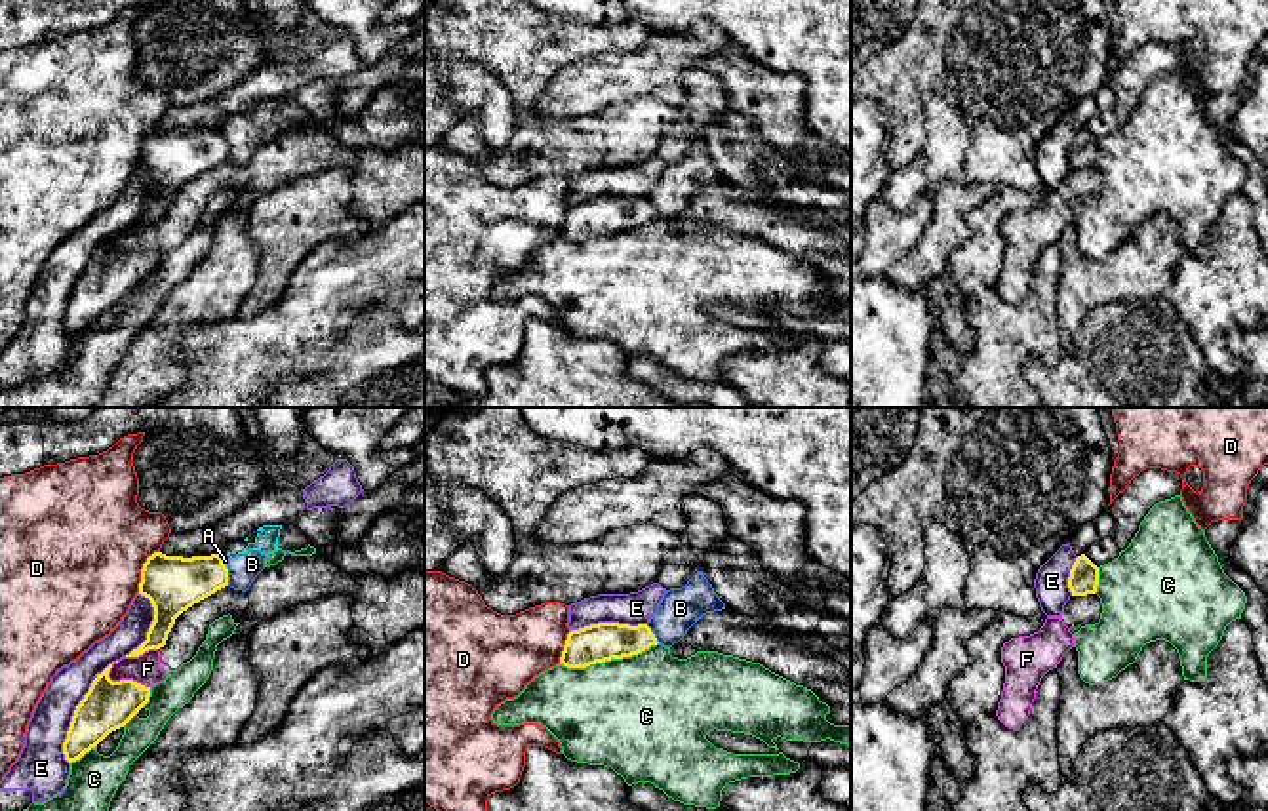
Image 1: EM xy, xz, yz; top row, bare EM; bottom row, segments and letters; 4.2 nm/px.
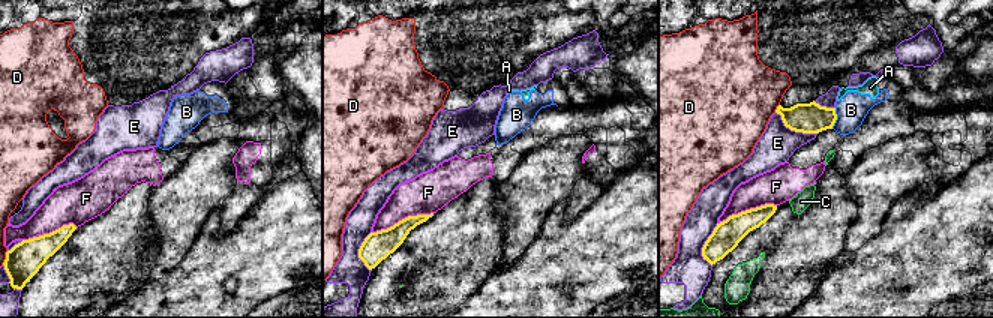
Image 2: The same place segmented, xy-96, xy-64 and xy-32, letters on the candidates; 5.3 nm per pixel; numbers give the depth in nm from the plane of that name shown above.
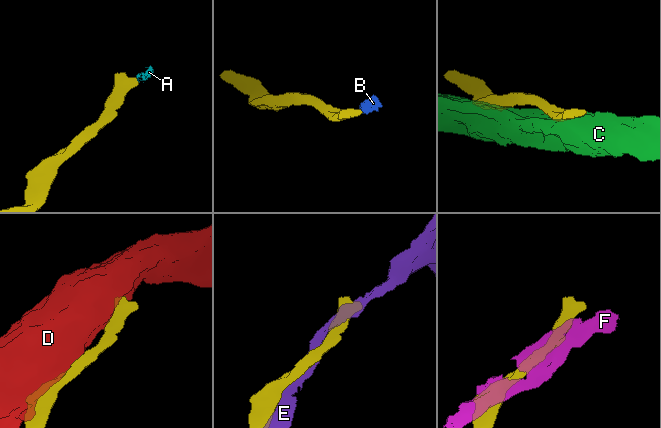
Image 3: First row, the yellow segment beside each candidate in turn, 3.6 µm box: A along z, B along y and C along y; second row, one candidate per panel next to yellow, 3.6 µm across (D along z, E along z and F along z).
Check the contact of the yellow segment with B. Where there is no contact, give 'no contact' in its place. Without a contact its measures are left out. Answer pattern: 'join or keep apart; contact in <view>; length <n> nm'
keep apart; contact in xz; length 100 nm

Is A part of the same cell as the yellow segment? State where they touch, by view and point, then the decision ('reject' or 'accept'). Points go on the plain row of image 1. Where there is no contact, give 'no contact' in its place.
xy (223, 138) | reject

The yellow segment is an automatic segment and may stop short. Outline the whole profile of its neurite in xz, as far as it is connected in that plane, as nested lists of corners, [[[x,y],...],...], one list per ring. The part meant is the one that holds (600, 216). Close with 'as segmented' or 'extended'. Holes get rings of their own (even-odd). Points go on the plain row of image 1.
[[[598,196],[567,208],[560,238],[586,242],[596,236],[638,228],[657,217],[647,198]]]; as segmented

